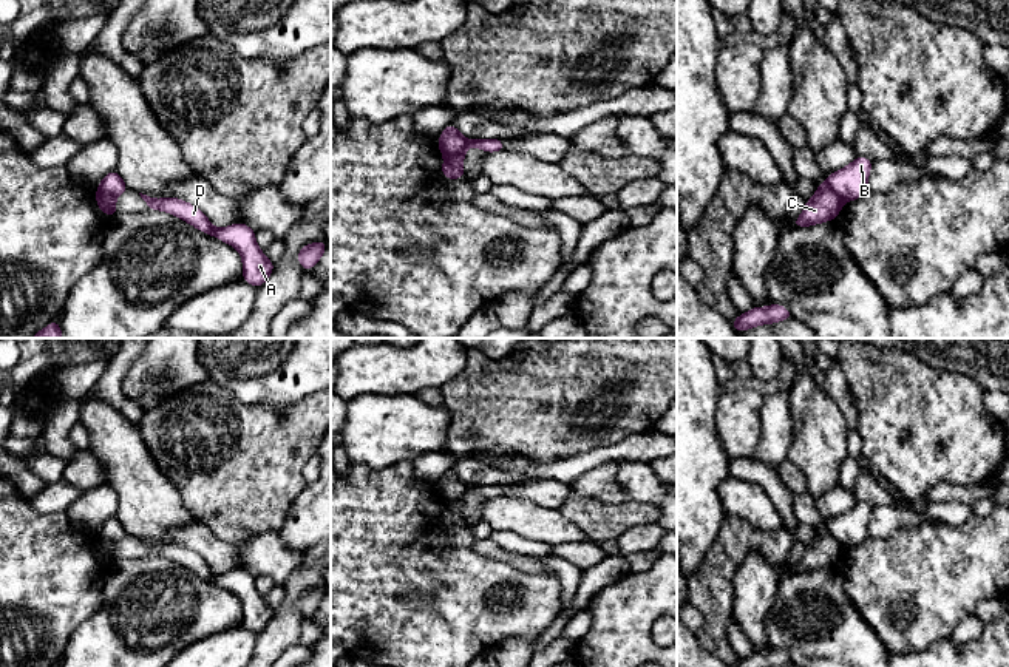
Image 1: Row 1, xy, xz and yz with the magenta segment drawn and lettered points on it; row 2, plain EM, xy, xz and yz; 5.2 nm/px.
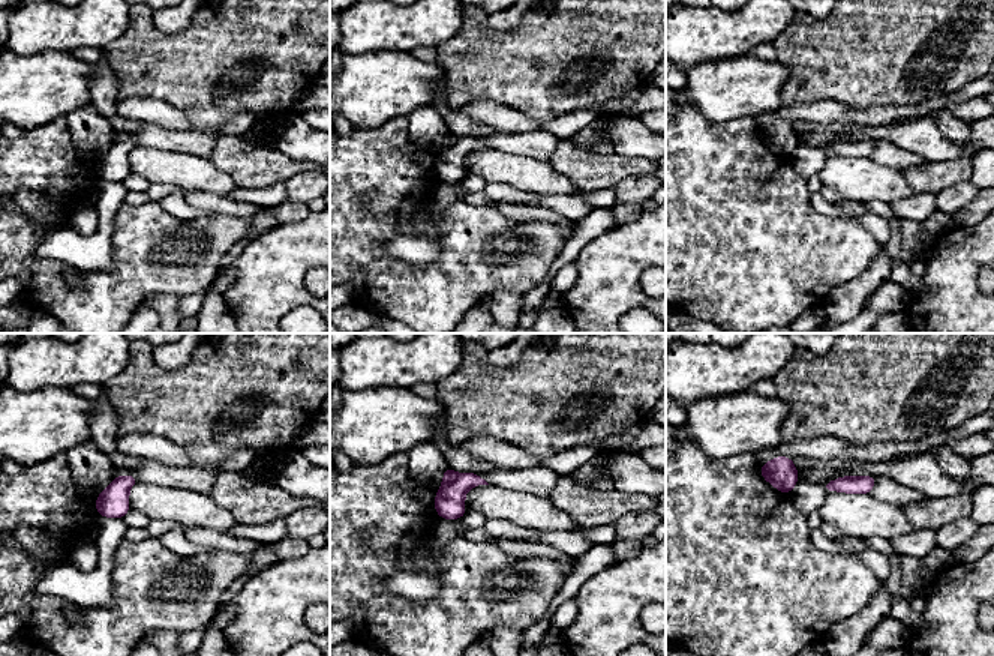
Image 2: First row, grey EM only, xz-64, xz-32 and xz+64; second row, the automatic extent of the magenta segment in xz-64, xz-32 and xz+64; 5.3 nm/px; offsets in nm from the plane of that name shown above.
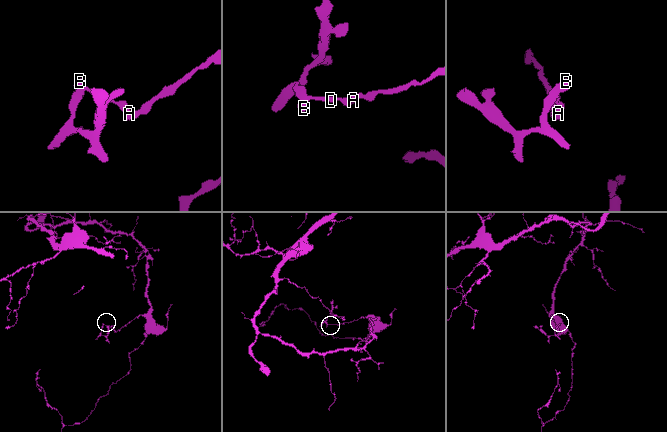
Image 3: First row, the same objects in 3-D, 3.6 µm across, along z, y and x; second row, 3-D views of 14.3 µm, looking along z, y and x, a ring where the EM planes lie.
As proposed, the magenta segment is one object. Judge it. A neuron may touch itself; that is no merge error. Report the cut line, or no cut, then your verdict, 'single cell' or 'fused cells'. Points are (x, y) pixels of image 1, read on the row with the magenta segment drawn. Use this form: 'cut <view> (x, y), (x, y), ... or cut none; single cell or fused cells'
cut xz (467, 139), (459, 150), (444, 155); fused cells

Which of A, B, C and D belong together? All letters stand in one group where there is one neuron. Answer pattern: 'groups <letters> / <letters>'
groups A B D / C

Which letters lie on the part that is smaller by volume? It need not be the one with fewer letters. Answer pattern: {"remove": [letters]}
{"remove": ["C"]}

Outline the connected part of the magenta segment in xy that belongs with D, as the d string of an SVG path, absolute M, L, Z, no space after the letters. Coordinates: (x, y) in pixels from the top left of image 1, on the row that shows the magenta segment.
M139 193L150 210L162 210L181 218L202 233L212 235L232 247L235 247L243 258L243 279L260 287L272 273L275 262L269 261L255 241L255 232L241 222L235 222L224 229L216 229L210 224L207 216L195 205L168 196L164 199L153 199Z

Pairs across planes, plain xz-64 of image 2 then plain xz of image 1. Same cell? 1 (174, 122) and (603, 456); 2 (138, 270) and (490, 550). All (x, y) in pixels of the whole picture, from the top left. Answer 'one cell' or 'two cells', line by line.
1: one cell
2: two cells

